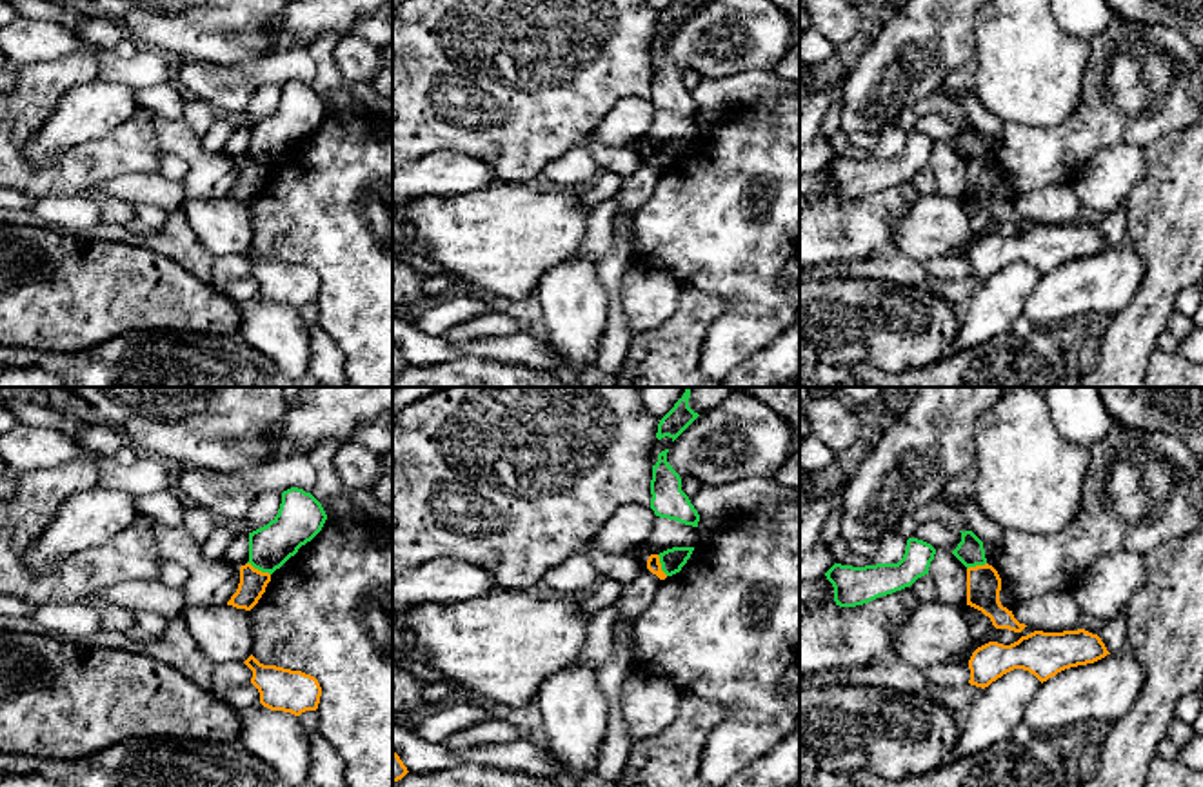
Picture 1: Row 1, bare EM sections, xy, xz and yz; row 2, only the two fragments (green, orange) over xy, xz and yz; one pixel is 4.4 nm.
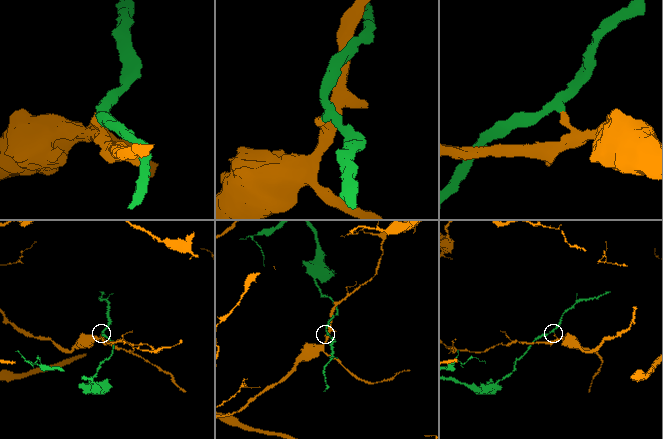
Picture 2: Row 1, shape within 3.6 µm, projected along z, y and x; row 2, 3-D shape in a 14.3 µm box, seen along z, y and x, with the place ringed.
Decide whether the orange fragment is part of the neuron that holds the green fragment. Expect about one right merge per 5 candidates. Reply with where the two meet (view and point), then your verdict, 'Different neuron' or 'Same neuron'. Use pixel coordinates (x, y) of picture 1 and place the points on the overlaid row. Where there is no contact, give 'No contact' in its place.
Touches green at xy (258, 569). Different neuron

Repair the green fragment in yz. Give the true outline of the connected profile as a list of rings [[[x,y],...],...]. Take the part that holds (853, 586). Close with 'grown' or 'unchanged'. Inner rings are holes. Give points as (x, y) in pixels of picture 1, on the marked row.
[[[909,538],[898,563],[865,567],[834,563],[825,576],[834,587],[836,605],[856,607],[910,587],[918,578],[929,574],[934,554],[936,549],[930,543]]]; unchanged

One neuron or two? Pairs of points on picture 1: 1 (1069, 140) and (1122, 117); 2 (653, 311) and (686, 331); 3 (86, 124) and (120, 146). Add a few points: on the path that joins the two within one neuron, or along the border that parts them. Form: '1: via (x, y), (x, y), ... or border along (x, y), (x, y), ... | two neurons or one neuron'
1: via (1082, 135), (1109, 117) | one neuron
2: border along (682, 289), (676, 309), (667, 318), (633, 337) | two neurons
3: border along (139, 108), (113, 131), (66, 151) | two neurons

